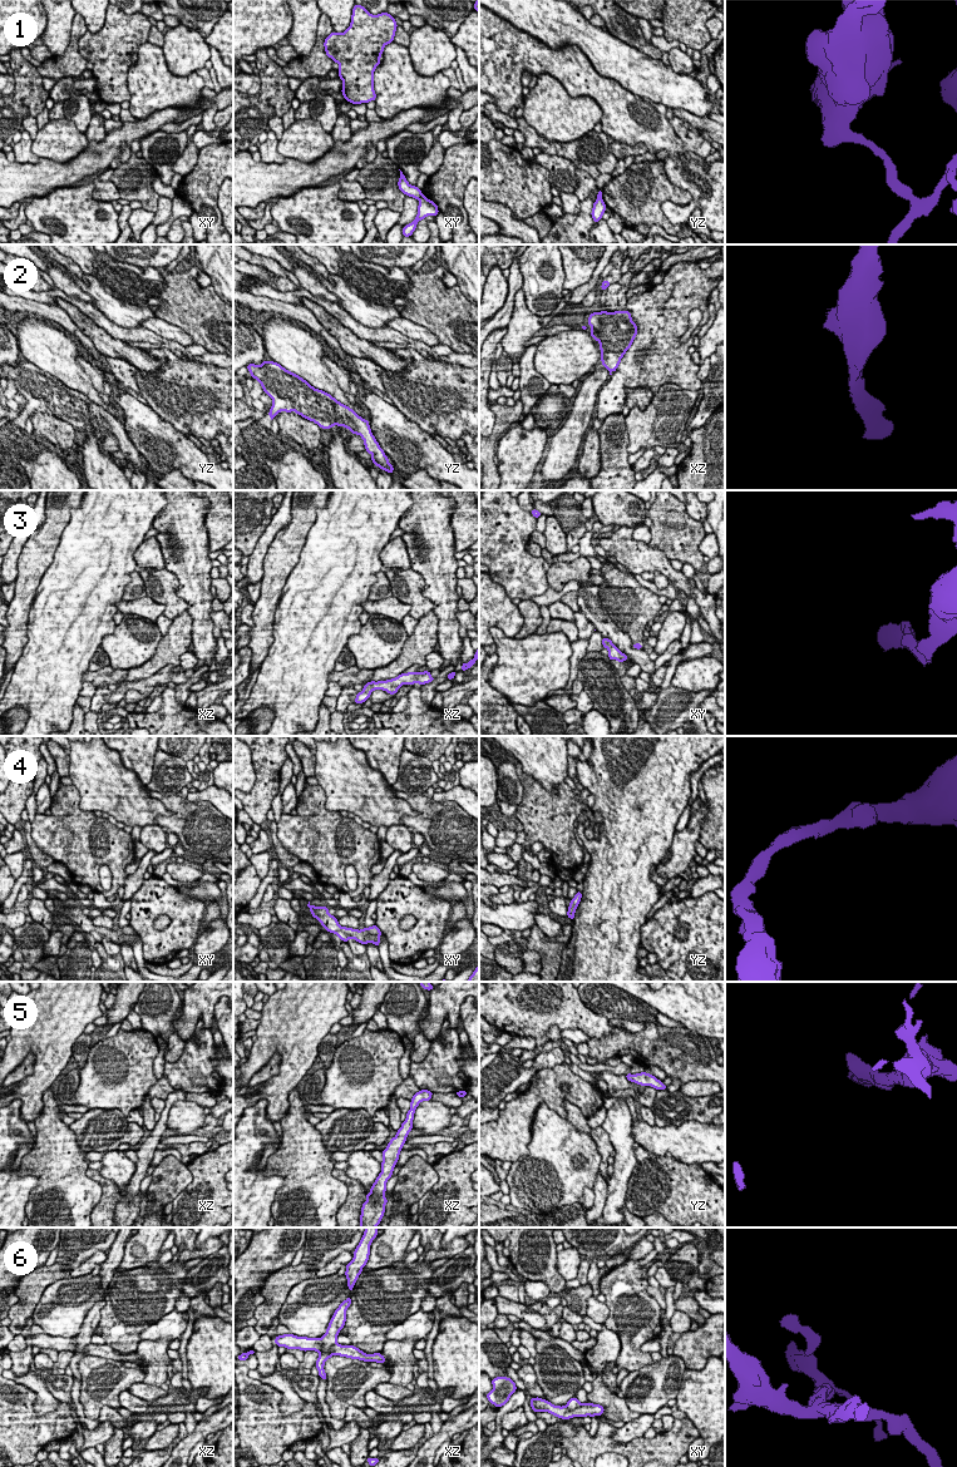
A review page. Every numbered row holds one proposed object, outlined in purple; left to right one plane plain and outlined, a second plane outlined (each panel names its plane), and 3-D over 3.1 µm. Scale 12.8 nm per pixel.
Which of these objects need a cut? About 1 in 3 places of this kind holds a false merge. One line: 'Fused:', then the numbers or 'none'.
Fused: 1, 6

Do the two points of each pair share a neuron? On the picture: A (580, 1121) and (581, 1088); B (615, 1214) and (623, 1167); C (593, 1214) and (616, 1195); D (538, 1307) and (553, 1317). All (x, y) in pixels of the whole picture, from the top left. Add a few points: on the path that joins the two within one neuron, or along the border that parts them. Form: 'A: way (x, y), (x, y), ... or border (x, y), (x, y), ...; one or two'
A: border (562, 1102), (570, 1101), (587, 1119); two
B: way (615, 1203), (620, 1179); one
C: border (607, 1181), (607, 1199), (601, 1214); two
D: way (542, 1308), (549, 1314); one

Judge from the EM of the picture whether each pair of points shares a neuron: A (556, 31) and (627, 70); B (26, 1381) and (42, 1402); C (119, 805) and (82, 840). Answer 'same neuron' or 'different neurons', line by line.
A: same neuron
B: same neuron
C: different neurons

